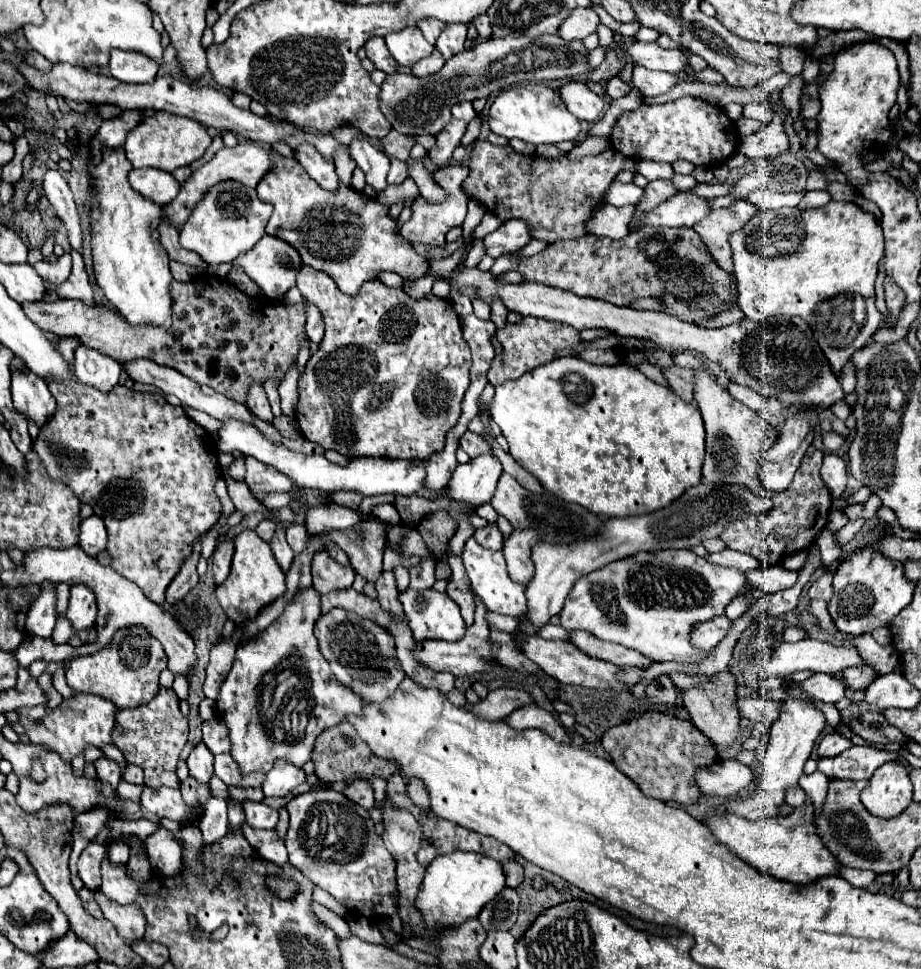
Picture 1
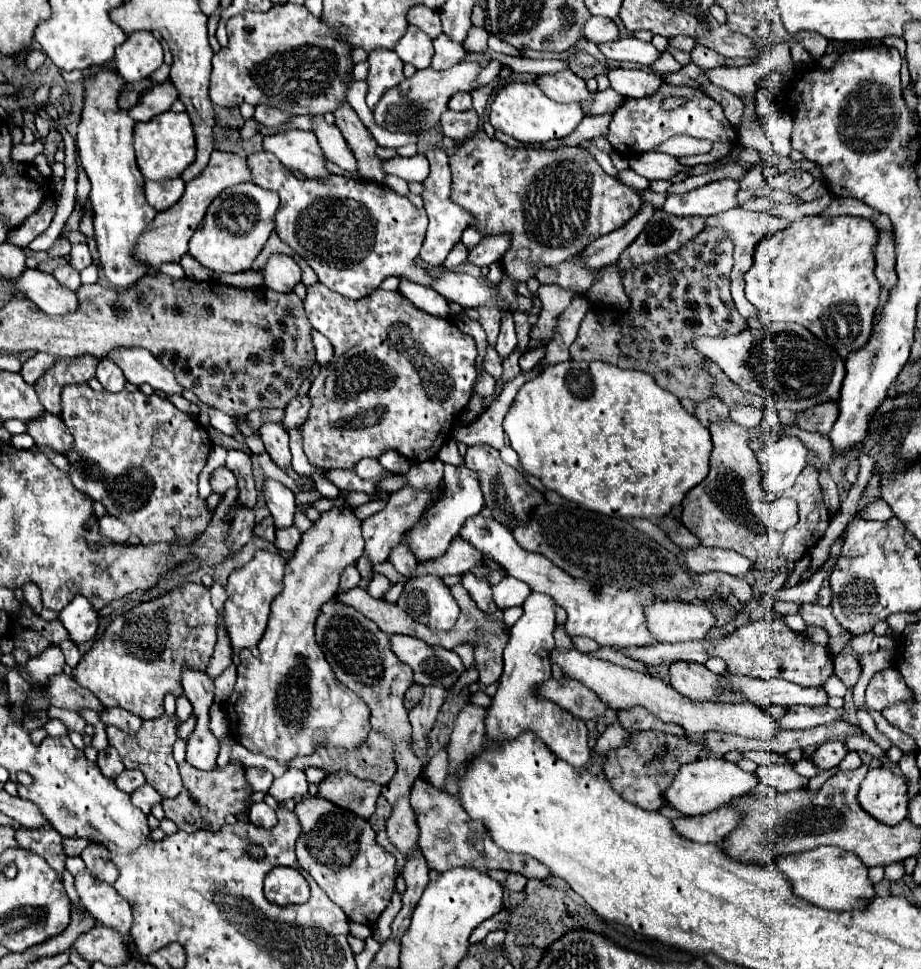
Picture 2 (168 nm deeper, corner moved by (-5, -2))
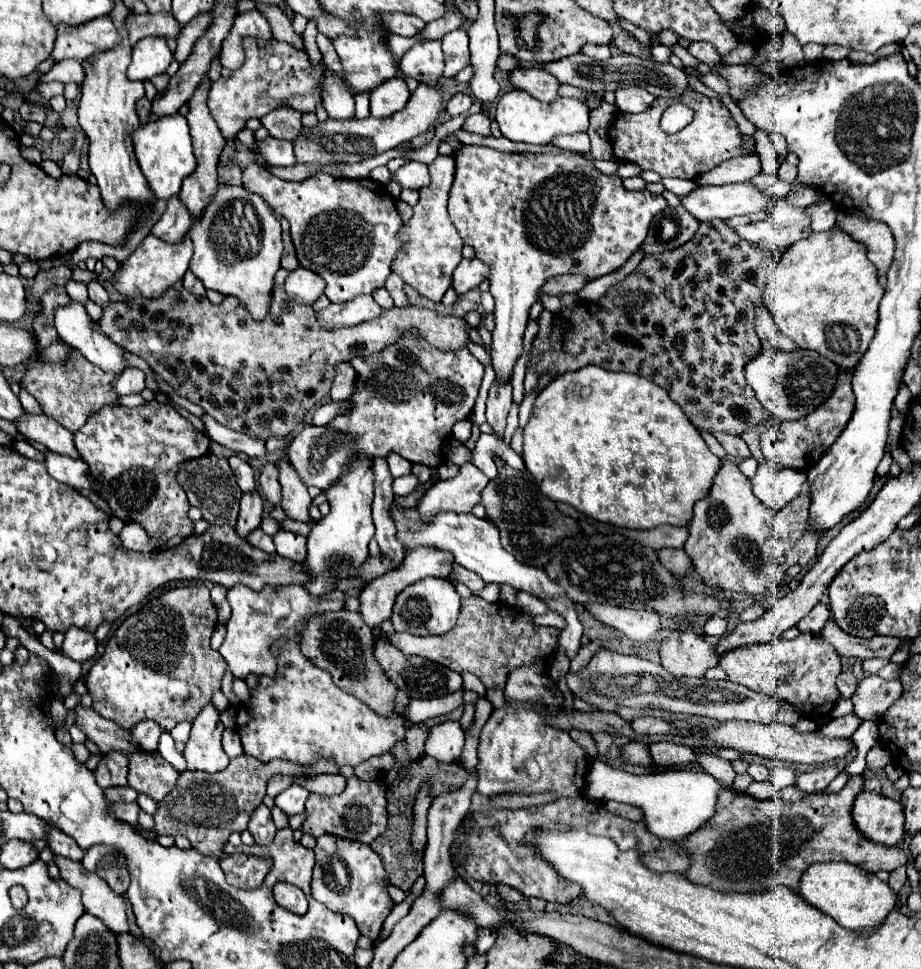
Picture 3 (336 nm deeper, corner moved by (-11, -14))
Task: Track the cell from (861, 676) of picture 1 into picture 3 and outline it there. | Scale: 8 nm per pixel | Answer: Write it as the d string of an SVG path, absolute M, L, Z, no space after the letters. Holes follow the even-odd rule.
M848 670L848 672L842 672L838 676L838 690L840 690L842 698L852 698L856 688L858 688L858 678L856 678L854 672Z

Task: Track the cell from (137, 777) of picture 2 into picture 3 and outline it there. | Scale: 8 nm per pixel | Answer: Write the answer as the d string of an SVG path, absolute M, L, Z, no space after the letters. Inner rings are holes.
M118 786L118 788L106 788L104 794L112 800L112 802L136 802L138 792L130 786Z

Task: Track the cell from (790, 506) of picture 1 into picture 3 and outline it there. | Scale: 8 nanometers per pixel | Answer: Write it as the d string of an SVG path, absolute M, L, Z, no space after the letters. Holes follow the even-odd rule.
M722 460L708 496L694 506L694 518L688 524L690 536L684 550L692 556L706 586L764 594L772 584L782 580L790 566L798 564L804 568L816 556L824 532L812 532L808 528L808 508L808 492L778 512L766 508L752 494L752 482L740 472L738 464Z

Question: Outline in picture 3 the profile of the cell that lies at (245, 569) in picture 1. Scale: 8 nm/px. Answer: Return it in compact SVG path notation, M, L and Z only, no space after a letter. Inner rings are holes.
M234 586L228 590L228 602L232 606L232 616L226 624L226 638L220 646L220 654L232 670L234 678L246 678L248 674L258 676L274 676L276 674L276 658L270 652L270 646L280 636L294 636L294 628L302 618L310 614L322 614L344 610L346 594L336 590L330 596L316 598L302 592L300 586L264 586L262 590L252 590L248 586Z

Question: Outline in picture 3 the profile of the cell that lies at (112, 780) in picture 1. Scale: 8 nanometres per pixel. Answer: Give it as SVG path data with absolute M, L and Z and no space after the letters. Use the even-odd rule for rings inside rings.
M108 752L100 760L98 768L94 770L96 782L100 788L110 788L110 786L124 786L126 776L128 776L128 760L120 752Z

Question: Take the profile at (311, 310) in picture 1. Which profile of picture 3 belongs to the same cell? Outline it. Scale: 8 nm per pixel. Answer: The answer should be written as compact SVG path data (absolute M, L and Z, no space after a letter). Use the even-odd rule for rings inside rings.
M340 362L334 368L336 376L332 382L332 390L330 390L330 398L334 402L342 402L352 394L352 382L356 380L356 372L352 372L352 366L348 362Z

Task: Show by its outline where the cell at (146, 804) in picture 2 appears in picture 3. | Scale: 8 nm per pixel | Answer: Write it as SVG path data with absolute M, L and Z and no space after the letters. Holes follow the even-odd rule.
M120 802L120 804L114 804L112 806L112 812L120 818L120 820L124 820L124 822L128 822L128 824L136 824L138 822L138 814L140 814L140 806L134 802L134 804L126 804L126 802Z

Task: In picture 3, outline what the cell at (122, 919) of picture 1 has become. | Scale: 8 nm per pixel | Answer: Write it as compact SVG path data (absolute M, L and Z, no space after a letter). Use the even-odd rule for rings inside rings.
M56 856L56 866L60 868L62 878L82 892L82 904L86 912L100 918L114 934L128 932L126 902L122 896L118 896L108 884L104 884L100 876L88 872L80 862Z

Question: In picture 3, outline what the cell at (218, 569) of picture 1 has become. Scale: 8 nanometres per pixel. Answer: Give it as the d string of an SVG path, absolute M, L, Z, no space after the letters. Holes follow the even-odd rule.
M258 492L254 494L244 494L240 500L240 514L236 522L236 532L242 538L248 538L252 530L256 530L262 522L262 500Z

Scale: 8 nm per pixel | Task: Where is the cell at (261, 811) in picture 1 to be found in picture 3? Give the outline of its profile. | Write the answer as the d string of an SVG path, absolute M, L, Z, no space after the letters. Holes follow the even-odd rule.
M260 804L260 808L256 808L256 814L252 814L248 830L252 832L256 844L260 844L260 846L268 846L274 840L276 826L274 826L270 810L264 804Z

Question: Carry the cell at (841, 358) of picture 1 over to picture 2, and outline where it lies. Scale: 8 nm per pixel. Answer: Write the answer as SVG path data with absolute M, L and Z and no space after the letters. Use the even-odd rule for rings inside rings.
M806 216L798 222L792 222L786 230L764 238L756 246L752 268L744 274L746 298L758 308L758 320L762 324L798 322L821 339L824 337L824 329L820 325L826 308L836 304L854 304L858 308L862 330L850 344L850 350L838 350L838 354L846 358L850 352L862 348L870 338L874 310L878 306L878 296L880 296L880 284L874 276L874 252L872 252L876 238L878 238L876 226L872 226L868 218L858 218L858 216L832 216L832 218Z

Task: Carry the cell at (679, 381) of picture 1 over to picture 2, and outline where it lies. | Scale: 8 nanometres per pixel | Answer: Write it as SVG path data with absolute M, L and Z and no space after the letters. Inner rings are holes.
M710 398L710 400L704 400L704 402L698 402L698 408L696 408L696 418L704 424L704 426L710 426L714 422L722 422L722 420L730 420L730 414L728 414L728 406L718 398Z

